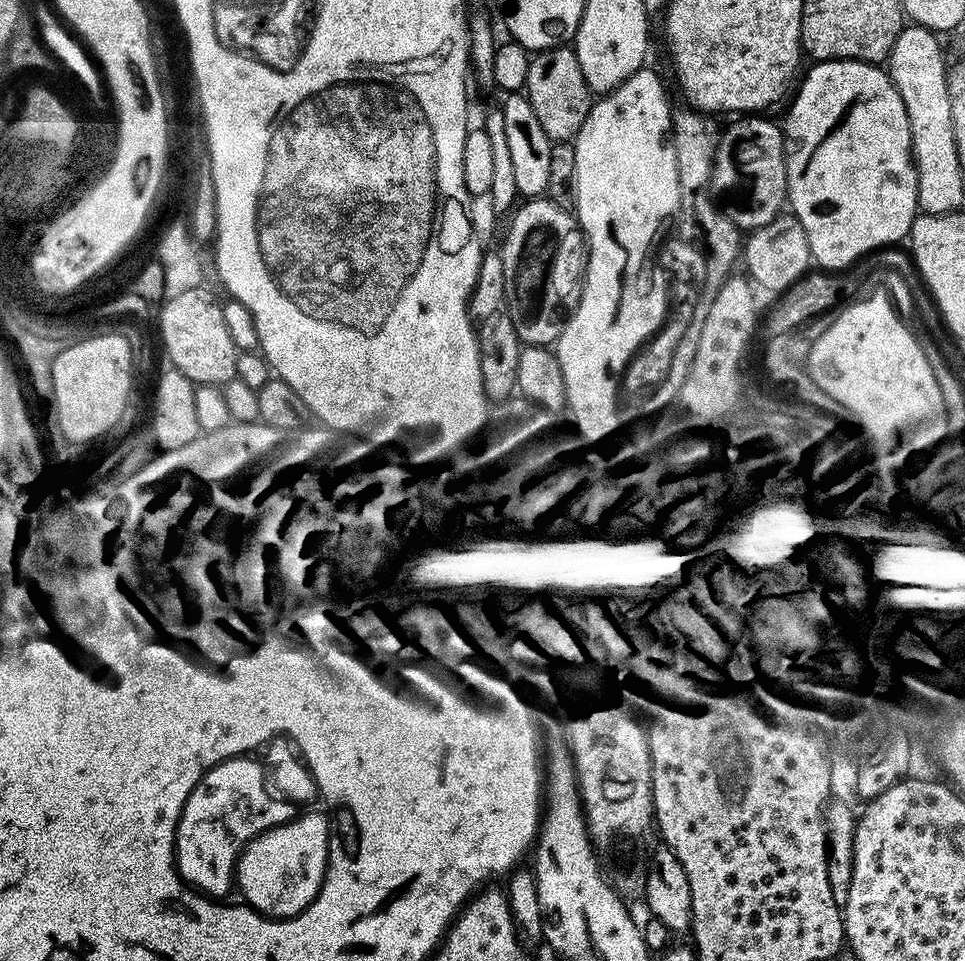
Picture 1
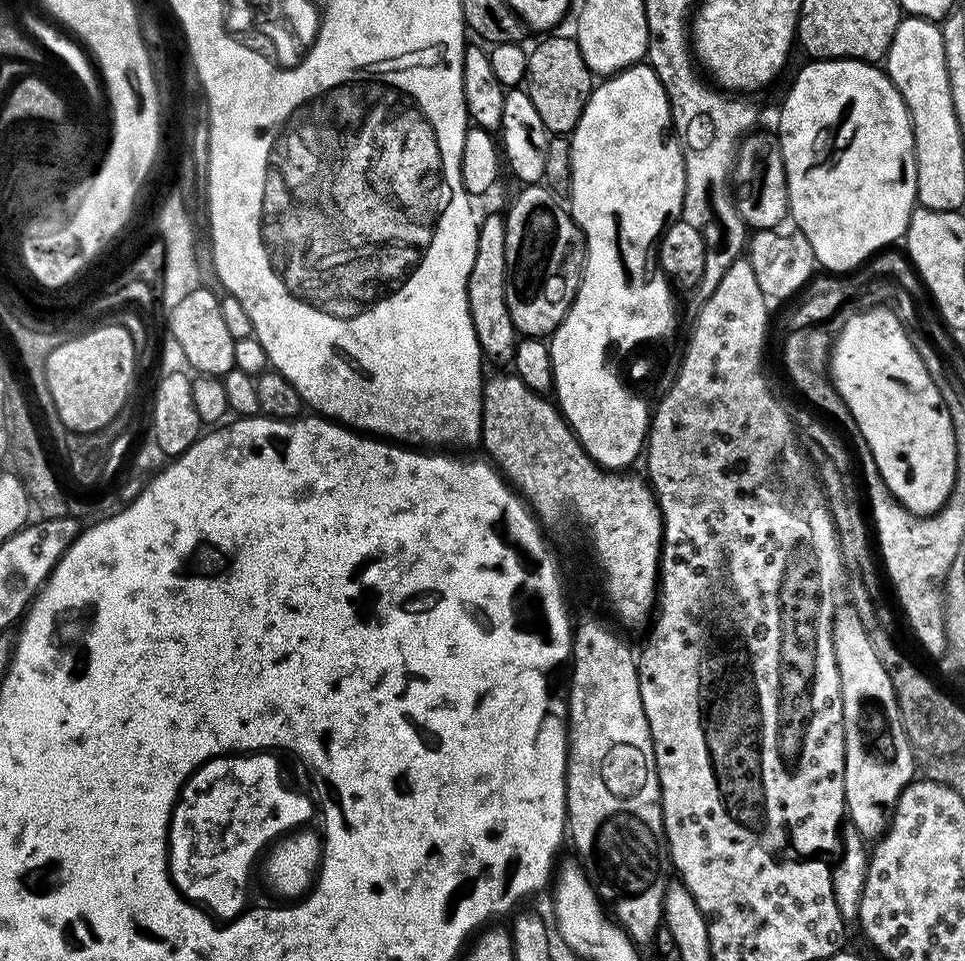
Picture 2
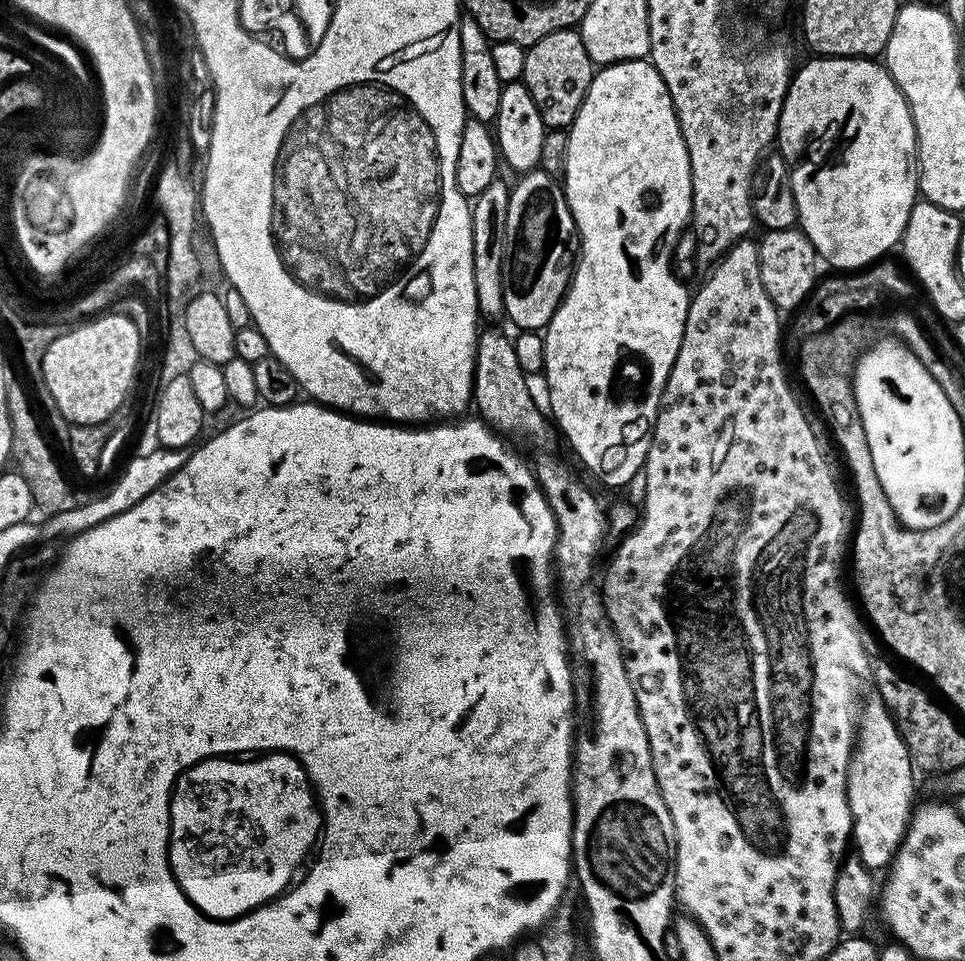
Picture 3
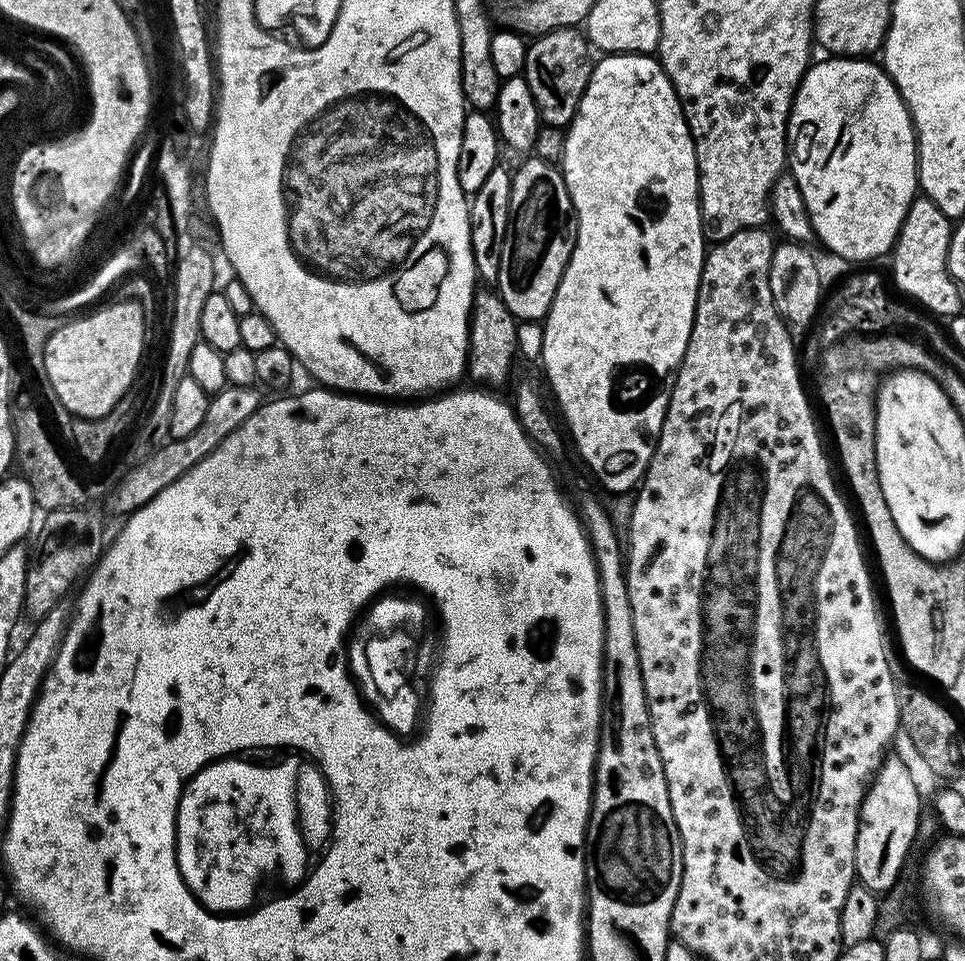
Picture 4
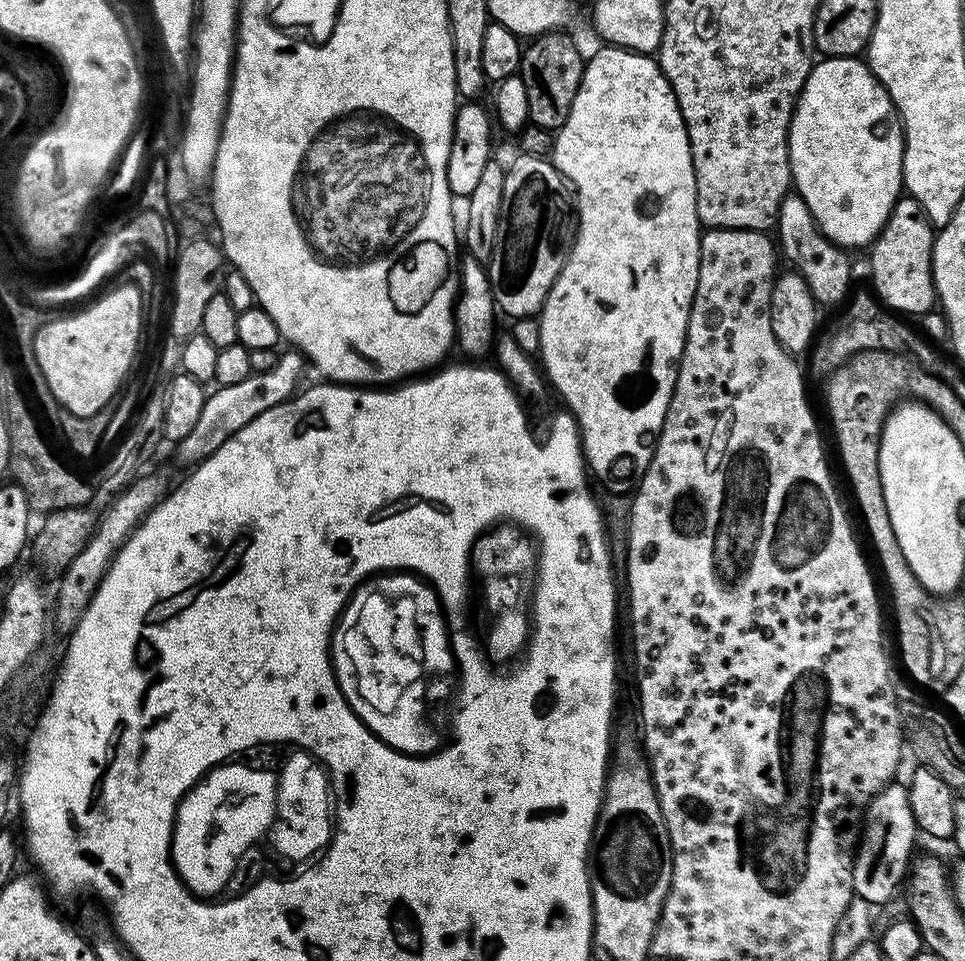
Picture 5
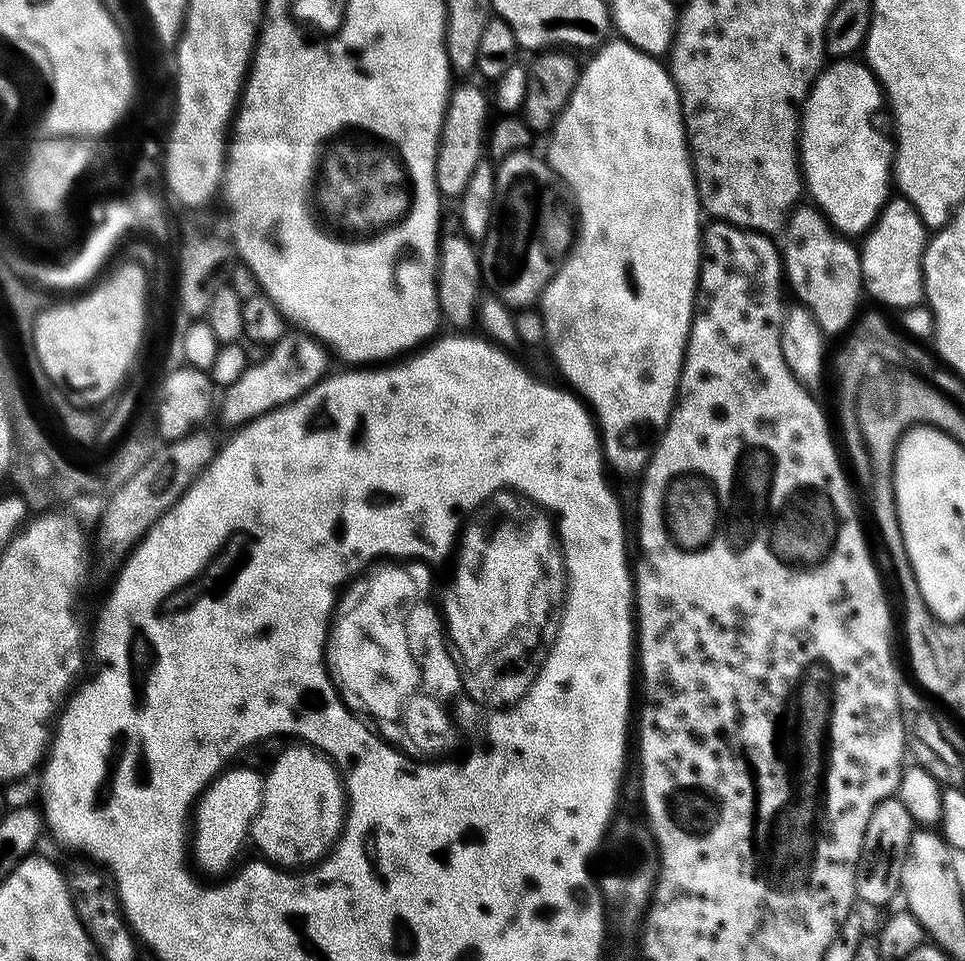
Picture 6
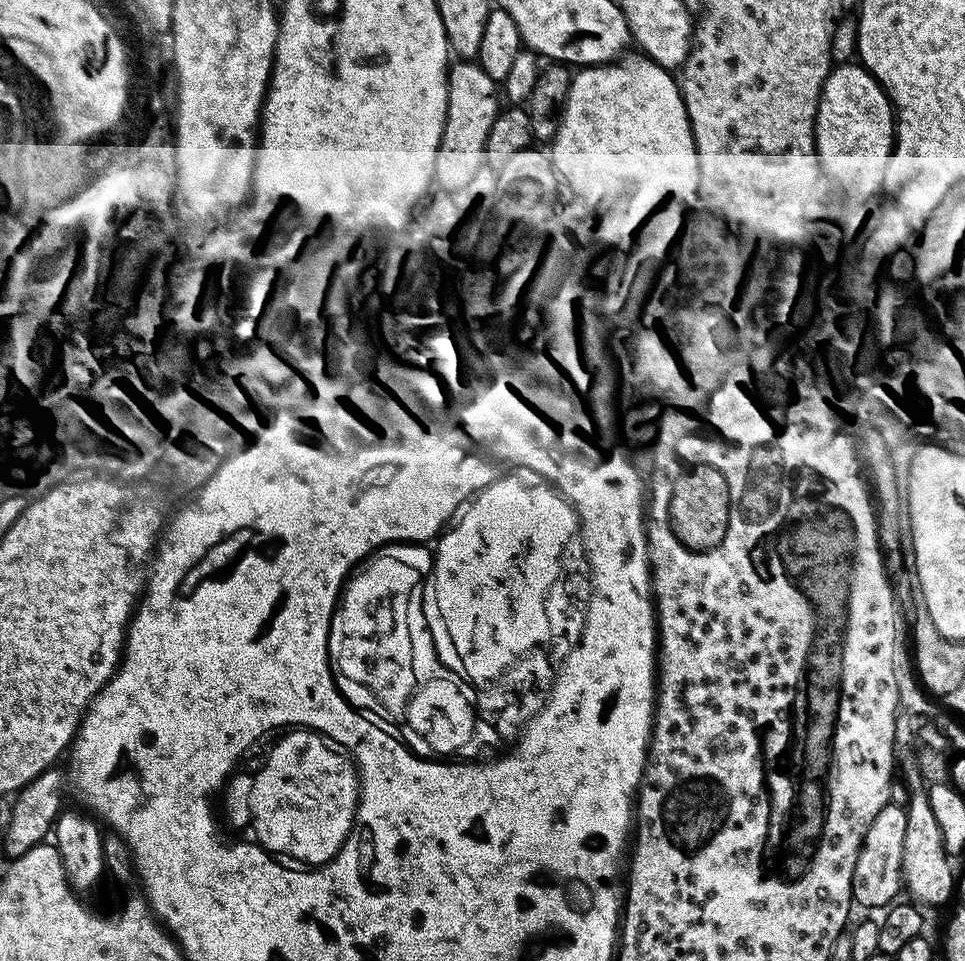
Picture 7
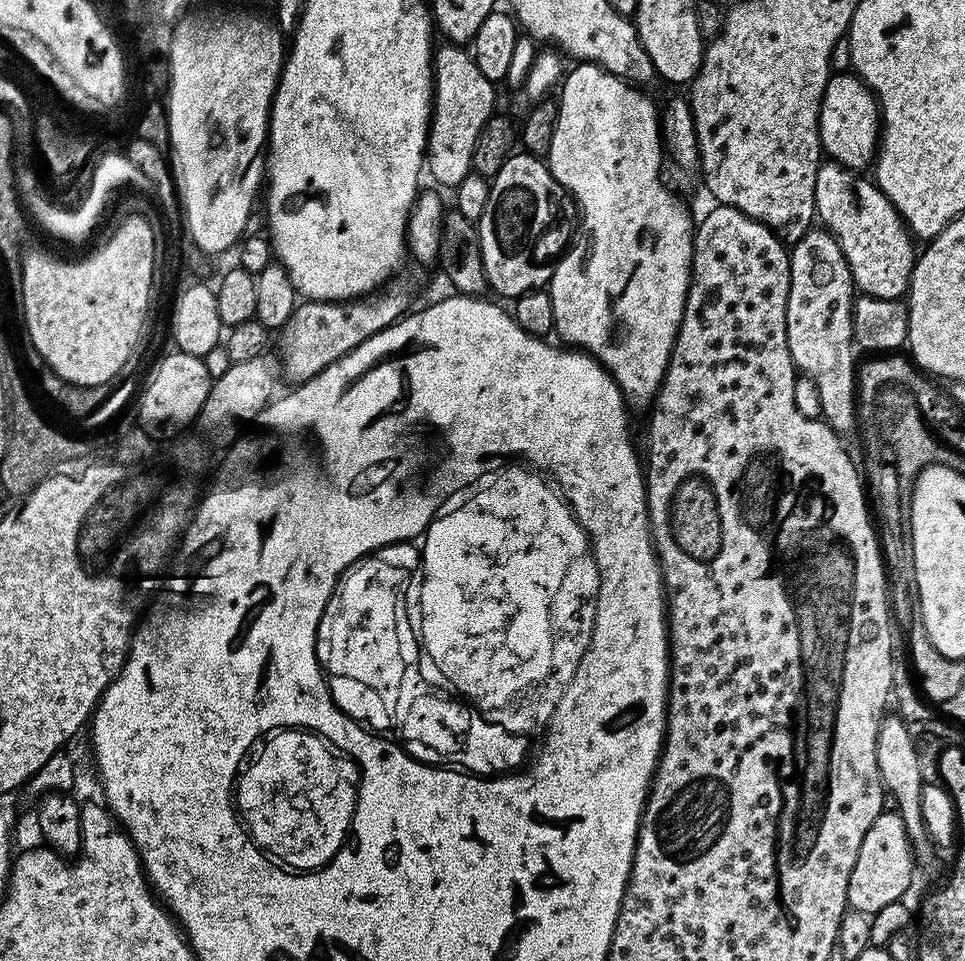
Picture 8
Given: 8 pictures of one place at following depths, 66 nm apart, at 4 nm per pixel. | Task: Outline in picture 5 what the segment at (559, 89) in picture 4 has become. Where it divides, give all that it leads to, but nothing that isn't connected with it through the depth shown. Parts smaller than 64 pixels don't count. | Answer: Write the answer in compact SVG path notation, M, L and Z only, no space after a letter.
M550 32L537 36L532 44L523 49L520 57L519 75L526 86L526 98L530 102L529 121L535 127L545 130L559 130L574 106L574 94L578 94L584 77L585 57L580 57L574 41L568 34Z

